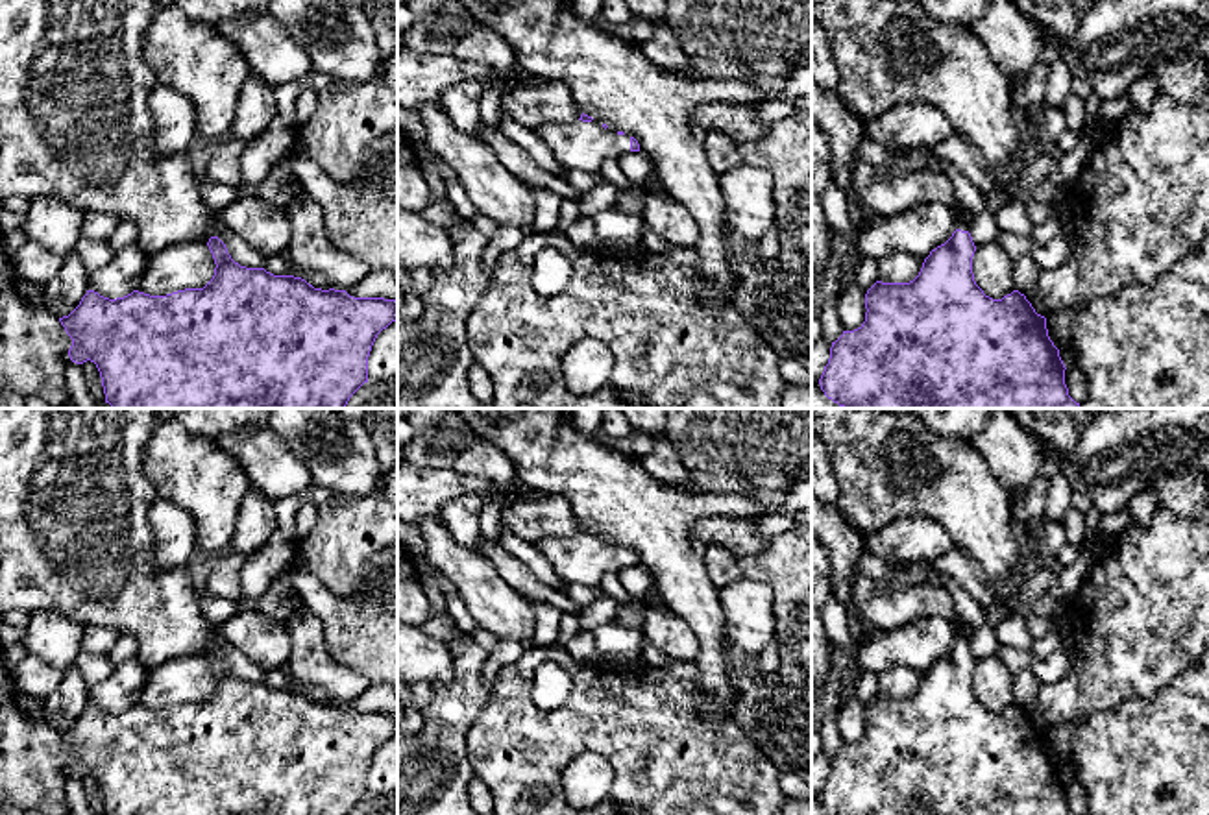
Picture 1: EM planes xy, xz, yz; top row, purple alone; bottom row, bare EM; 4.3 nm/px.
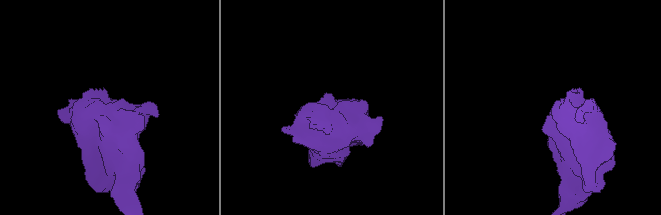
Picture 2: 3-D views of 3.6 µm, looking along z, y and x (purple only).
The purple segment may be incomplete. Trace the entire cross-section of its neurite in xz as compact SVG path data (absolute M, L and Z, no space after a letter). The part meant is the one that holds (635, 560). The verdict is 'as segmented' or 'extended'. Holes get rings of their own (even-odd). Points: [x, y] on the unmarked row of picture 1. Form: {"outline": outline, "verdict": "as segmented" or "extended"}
{"outline": "M584 527L579 534L566 538L543 538L536 543L536 549L564 584L599 588L606 573L640 566L634 551L610 543Z", "verdict": "extended"}

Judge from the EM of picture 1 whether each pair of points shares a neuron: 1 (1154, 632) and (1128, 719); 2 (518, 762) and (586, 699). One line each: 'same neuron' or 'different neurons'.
1: different neurons
2: same neuron

